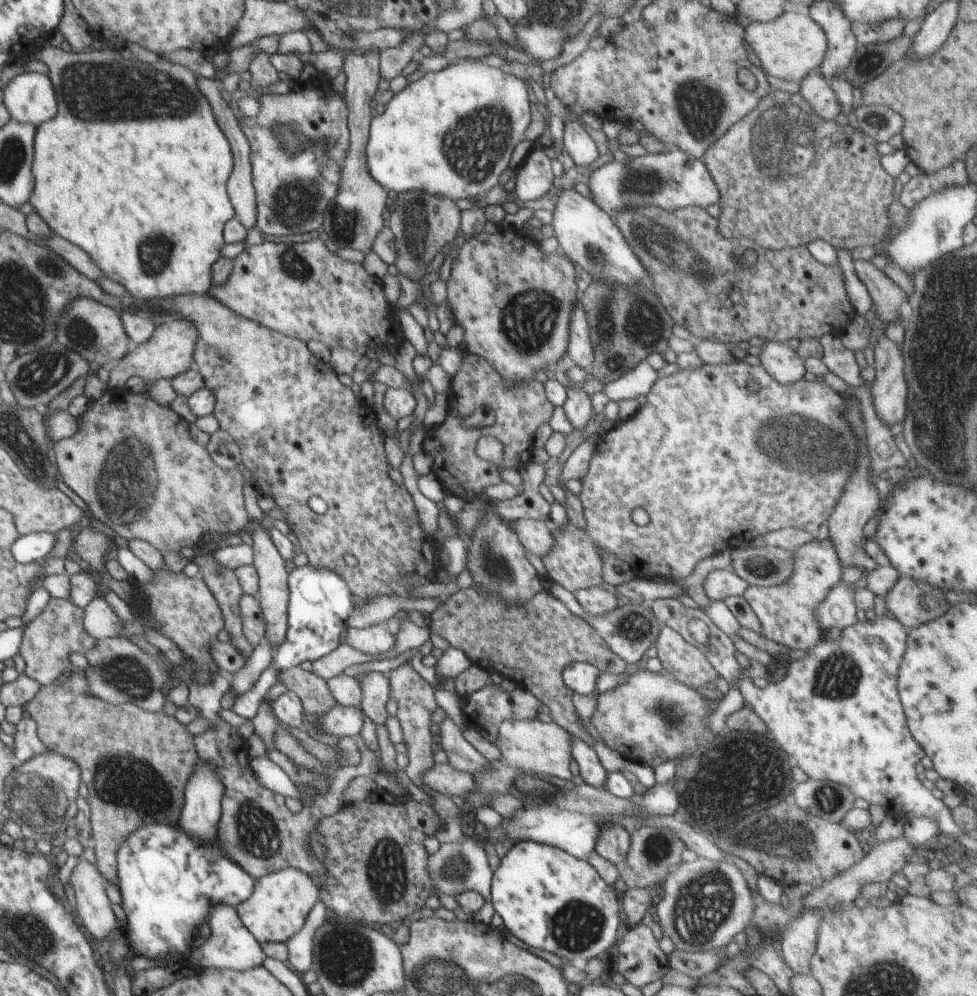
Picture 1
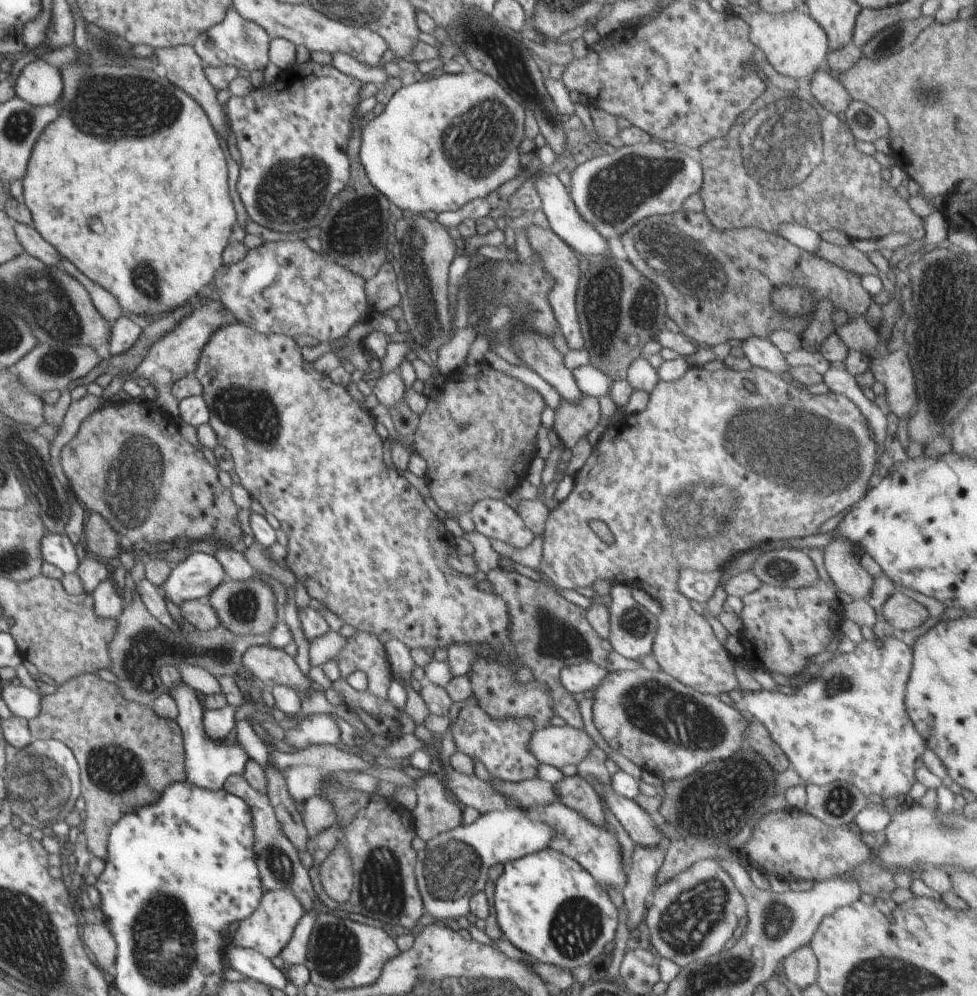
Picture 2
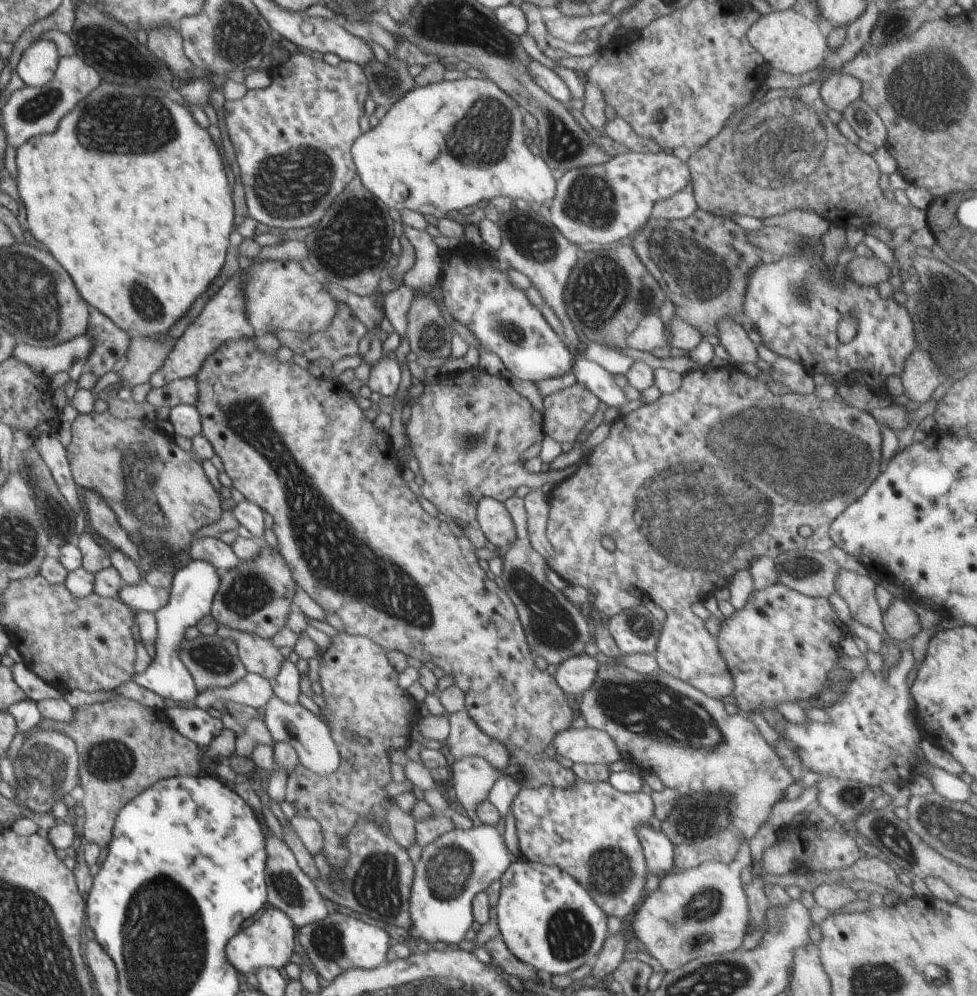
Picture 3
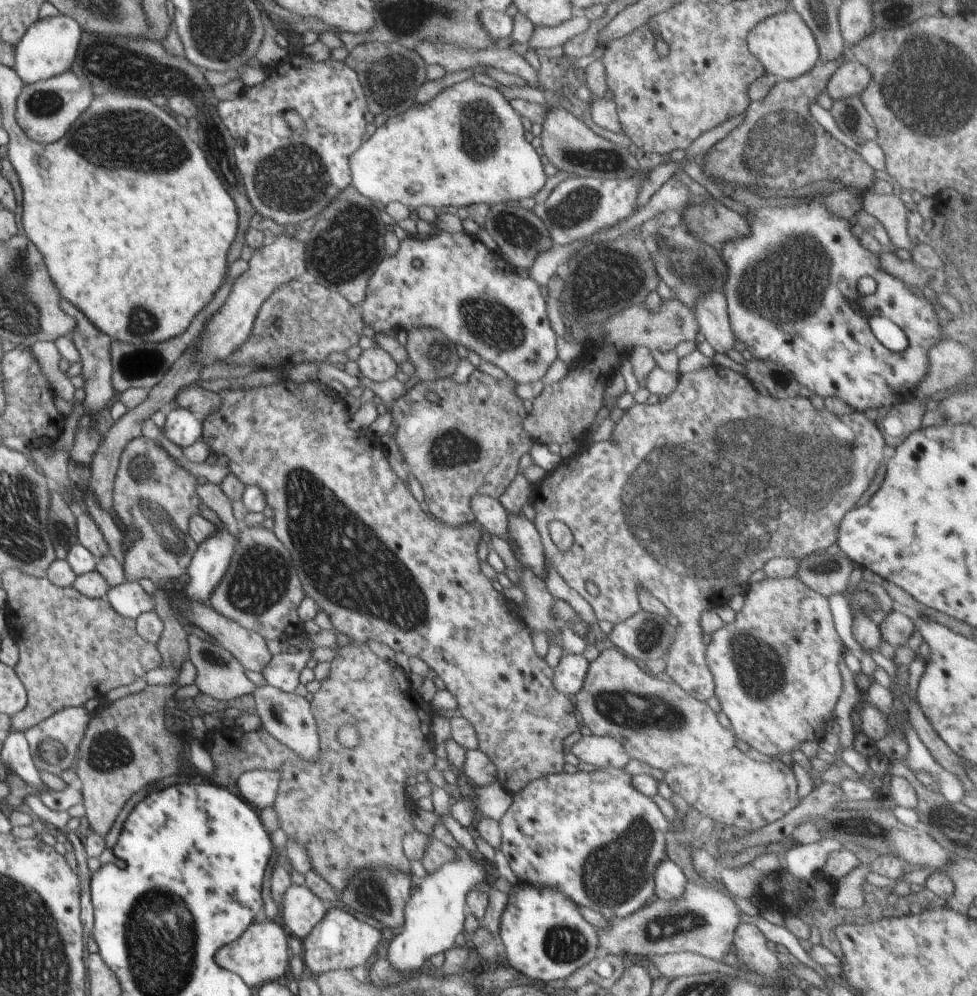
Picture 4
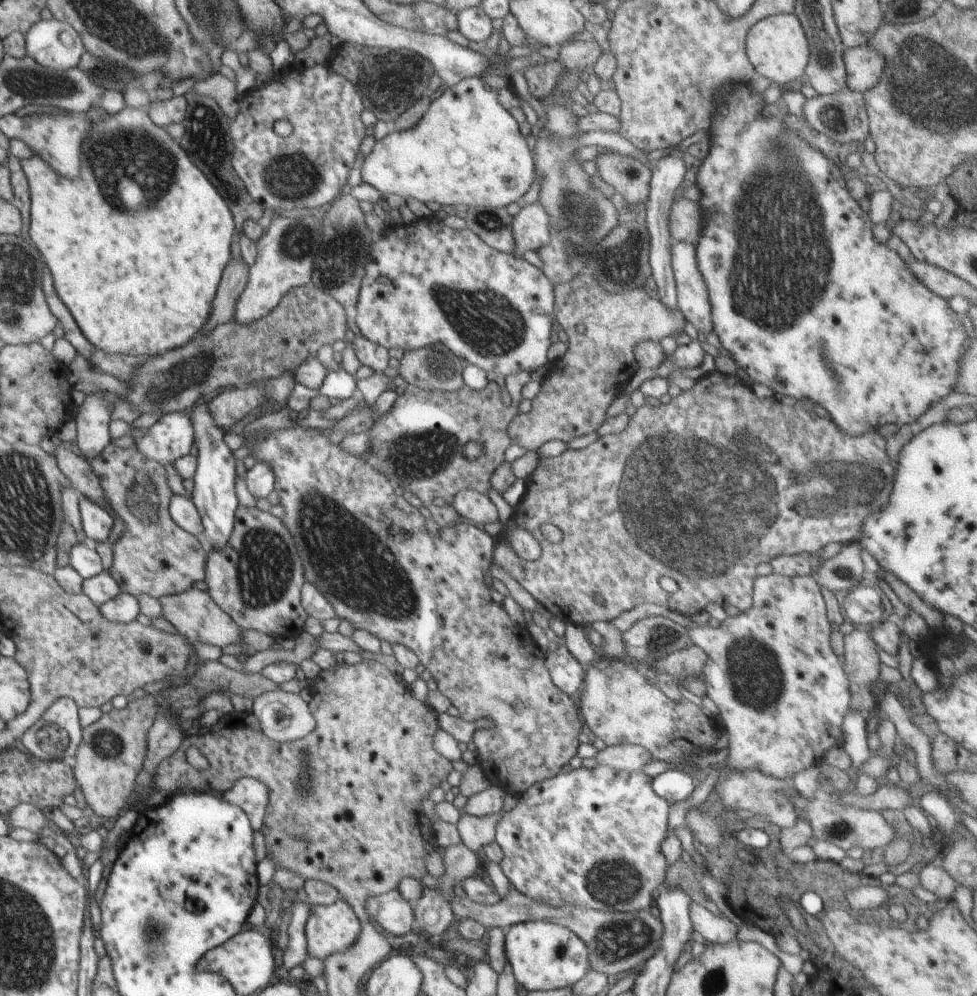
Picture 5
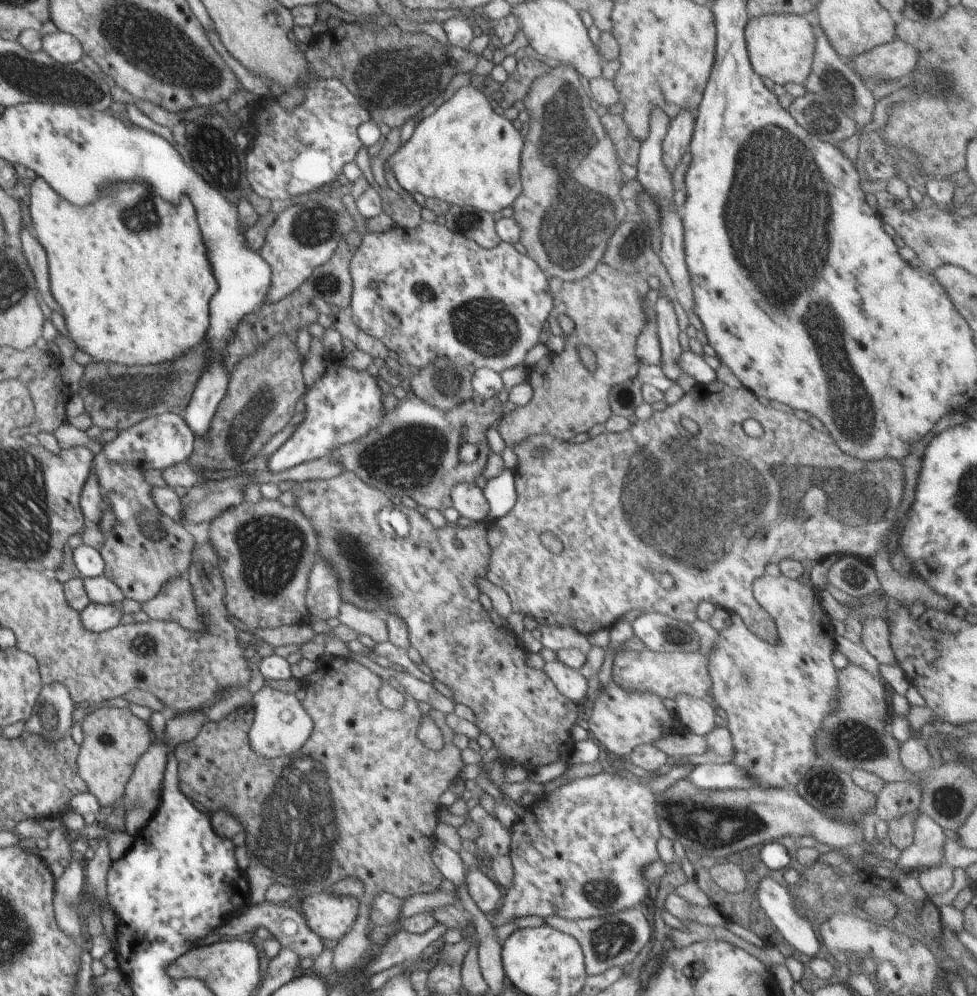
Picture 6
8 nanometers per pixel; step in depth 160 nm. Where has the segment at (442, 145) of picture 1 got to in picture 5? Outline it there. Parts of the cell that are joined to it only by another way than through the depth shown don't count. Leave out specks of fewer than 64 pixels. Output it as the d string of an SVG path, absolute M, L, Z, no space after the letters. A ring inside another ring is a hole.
M538 41L529 46L521 44L512 46L505 55L495 56L488 61L484 72L466 77L458 84L450 86L437 100L429 104L416 126L404 132L391 132L383 139L377 140L372 152L363 162L362 181L377 188L382 196L398 194L402 198L416 198L420 202L438 202L442 206L464 204L469 207L501 209L512 202L518 202L530 190L536 178L535 158L528 147L527 140L518 129L518 122L498 102L495 91L485 85L483 76L506 76L504 70L509 60L528 56L543 47Z

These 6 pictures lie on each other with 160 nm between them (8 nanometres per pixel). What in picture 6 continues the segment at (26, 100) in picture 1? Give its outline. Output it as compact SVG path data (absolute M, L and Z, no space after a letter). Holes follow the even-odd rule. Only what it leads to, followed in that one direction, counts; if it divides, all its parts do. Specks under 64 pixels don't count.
M57 31L43 36L42 50L46 51L56 62L69 65L80 61L83 46L71 34Z

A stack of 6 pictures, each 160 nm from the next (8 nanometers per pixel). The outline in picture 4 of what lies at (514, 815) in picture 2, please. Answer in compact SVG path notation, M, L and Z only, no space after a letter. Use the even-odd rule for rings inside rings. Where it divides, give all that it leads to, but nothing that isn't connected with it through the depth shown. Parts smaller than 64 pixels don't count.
M461 845L455 850L455 858L450 862L446 863L441 869L438 869L435 873L432 873L431 875L424 874L424 876L420 879L420 888L418 888L417 891L411 892L411 897L409 898L409 901L406 903L404 912L405 912L405 923L403 924L403 932L400 932L397 936L395 936L394 939L389 941L386 945L384 945L384 958L387 959L389 962L389 965L398 973L401 973L402 976L412 976L414 973L420 972L420 967L422 967L422 964L424 964L424 960L426 958L430 958L432 954L440 954L440 952L446 952L446 950L450 950L451 948L455 947L457 944L457 938L458 934L460 932L462 933L462 930L464 929L464 919L466 914L468 914L468 907L466 902L466 895L476 886L476 884L480 884L480 882L488 881L490 882L490 876L488 873L486 874L486 870L484 869L484 866L482 864L488 864L487 862L484 862L485 860L482 857L474 856L470 853L468 853L467 850L465 850Z

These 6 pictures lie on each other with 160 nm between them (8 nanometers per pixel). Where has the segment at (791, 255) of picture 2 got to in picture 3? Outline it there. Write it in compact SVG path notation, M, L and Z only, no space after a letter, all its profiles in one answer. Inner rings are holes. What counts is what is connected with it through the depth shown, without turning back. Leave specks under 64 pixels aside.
M698 207L688 218L682 220L660 221L650 218L647 224L638 230L638 235L633 240L633 249L650 274L659 282L666 297L674 303L675 314L705 336L717 334L717 322L724 317L732 317L742 326L749 327L748 319L741 310L743 294L750 269L761 263L762 258L747 240L745 232L746 230L731 223L728 218ZM855 255L847 264L846 273L850 274L856 284L869 287L876 286L890 278L890 269L876 255L872 257Z

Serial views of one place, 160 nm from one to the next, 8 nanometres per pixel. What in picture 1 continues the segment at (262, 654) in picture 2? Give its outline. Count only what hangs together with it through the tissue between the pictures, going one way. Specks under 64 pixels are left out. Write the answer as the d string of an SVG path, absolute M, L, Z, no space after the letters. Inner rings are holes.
M300 666L281 671L277 680L301 698L306 715L311 721L327 713L337 704L327 682L312 671L305 671Z

